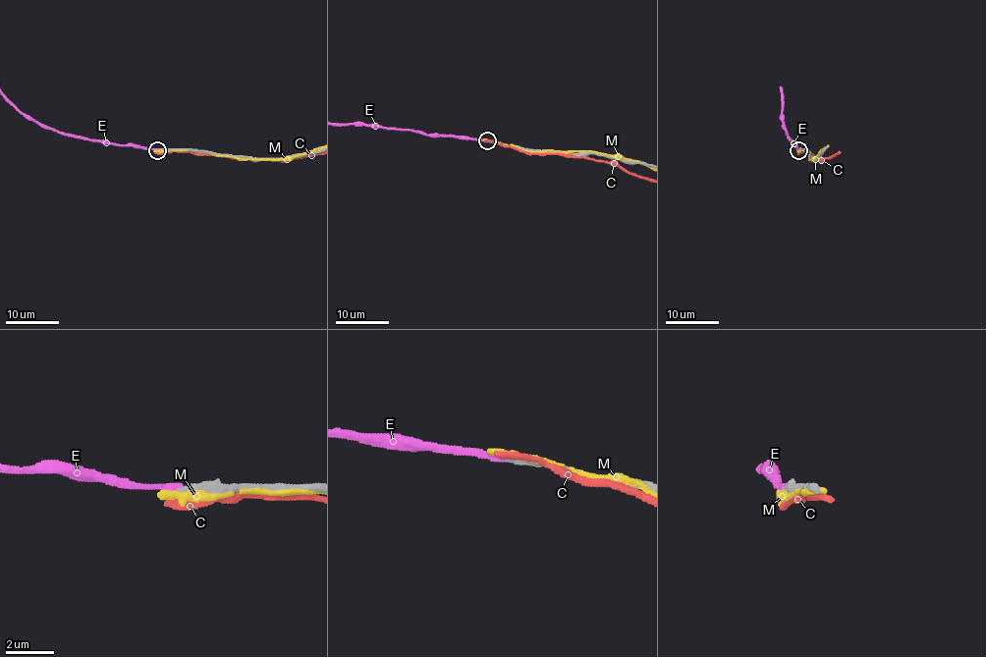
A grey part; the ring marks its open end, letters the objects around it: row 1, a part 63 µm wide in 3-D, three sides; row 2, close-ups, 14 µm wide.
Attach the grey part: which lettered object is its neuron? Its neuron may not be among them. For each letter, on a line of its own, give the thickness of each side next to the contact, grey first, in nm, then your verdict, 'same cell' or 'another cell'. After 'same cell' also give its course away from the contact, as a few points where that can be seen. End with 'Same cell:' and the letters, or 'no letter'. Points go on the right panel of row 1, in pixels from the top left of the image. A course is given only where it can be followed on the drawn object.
C: 320 nm thick on the grey side, 380 nm on the other; another cell
E: 320 nm thick on the grey side, 320 nm on the other; same cell
M: 360 nm thick on the grey side, 240 nm on the other; another cell
Same cell: E

